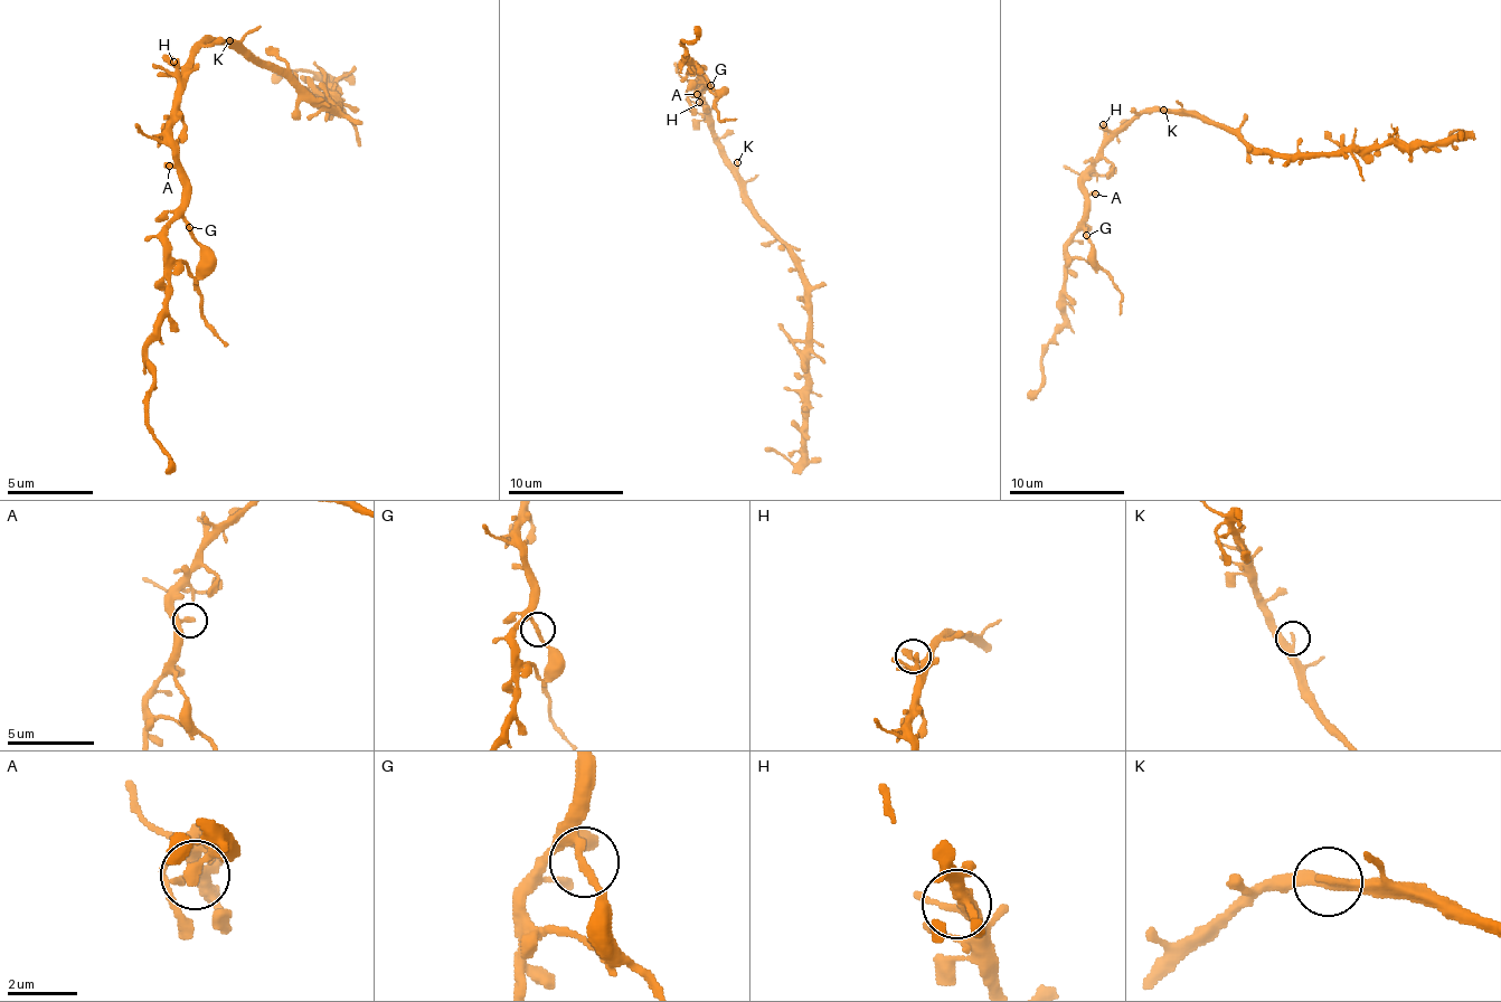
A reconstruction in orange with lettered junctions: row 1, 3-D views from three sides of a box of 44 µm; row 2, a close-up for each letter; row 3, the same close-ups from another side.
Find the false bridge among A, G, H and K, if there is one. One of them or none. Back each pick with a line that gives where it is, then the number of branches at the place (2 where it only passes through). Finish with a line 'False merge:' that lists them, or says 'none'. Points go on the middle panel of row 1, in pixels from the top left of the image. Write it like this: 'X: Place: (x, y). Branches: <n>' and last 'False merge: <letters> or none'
G: Place: (710, 85). Branches: 2
False merge: G

